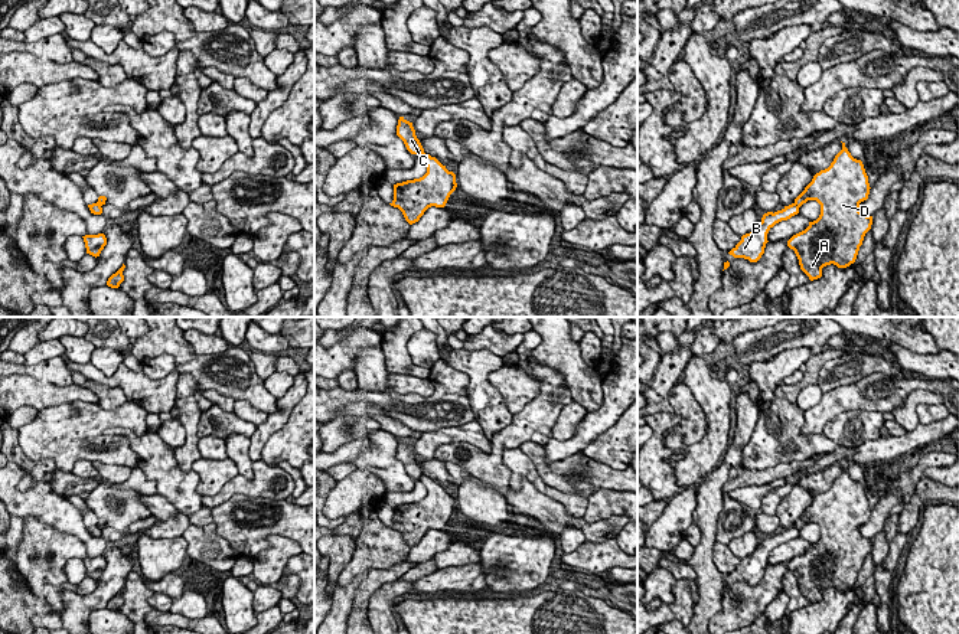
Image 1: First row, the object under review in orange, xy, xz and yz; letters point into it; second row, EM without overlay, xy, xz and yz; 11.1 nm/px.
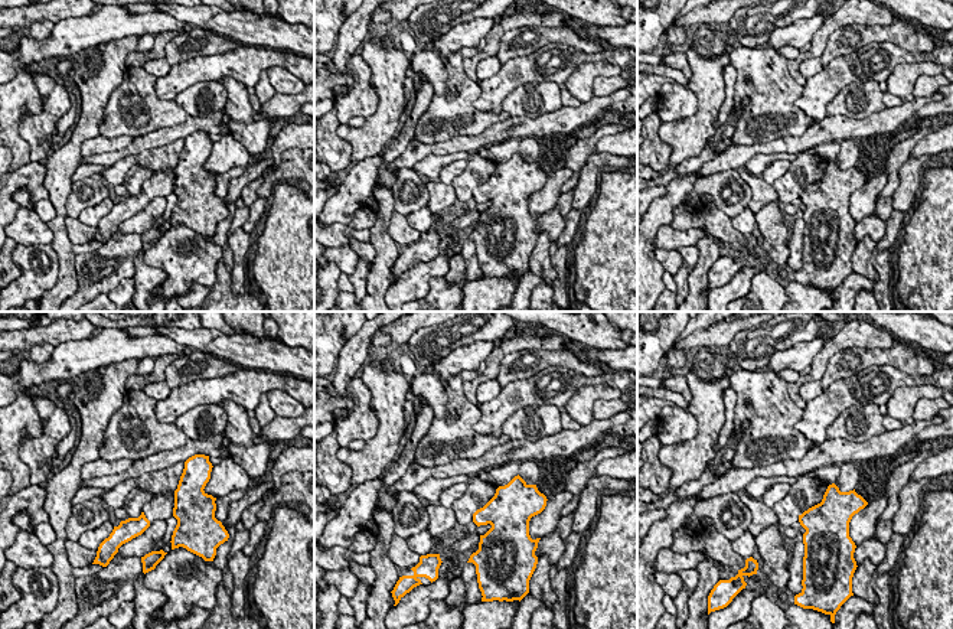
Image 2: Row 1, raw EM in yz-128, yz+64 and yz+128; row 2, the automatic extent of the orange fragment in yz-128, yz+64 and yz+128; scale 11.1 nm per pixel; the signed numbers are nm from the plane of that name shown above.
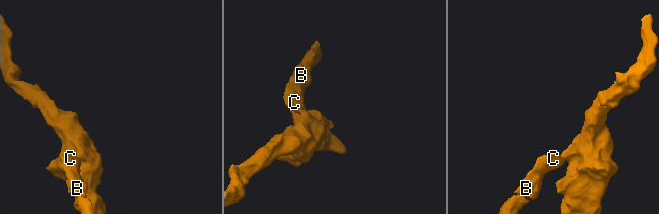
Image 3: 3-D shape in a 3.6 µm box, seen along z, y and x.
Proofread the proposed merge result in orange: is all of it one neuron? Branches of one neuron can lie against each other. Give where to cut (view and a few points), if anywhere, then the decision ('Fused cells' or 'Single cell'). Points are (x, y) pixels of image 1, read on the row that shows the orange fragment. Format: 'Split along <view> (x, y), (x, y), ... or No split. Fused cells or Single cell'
Split along yz (795, 202), (799, 206). Fused cells

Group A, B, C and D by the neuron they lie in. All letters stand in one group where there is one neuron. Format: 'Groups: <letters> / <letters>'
Groups: A D / B C

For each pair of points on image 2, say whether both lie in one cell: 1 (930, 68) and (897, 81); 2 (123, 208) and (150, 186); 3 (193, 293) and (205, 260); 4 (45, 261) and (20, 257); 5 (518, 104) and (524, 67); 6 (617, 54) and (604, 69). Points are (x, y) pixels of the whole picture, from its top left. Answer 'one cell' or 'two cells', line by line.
1: one cell
2: one cell
3: two cells
4: one cell
5: two cells
6: two cells

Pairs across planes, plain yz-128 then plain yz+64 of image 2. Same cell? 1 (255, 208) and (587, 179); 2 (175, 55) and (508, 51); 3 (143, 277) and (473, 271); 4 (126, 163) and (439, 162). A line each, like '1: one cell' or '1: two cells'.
1: two cells
2: one cell
3: one cell
4: two cells

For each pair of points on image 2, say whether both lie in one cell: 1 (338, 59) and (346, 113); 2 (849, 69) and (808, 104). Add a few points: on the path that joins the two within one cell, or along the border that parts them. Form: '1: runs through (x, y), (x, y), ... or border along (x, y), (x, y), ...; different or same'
1: border along (355, 54), (346, 61), (346, 69); different
2: runs through (839, 72), (818, 94); same

